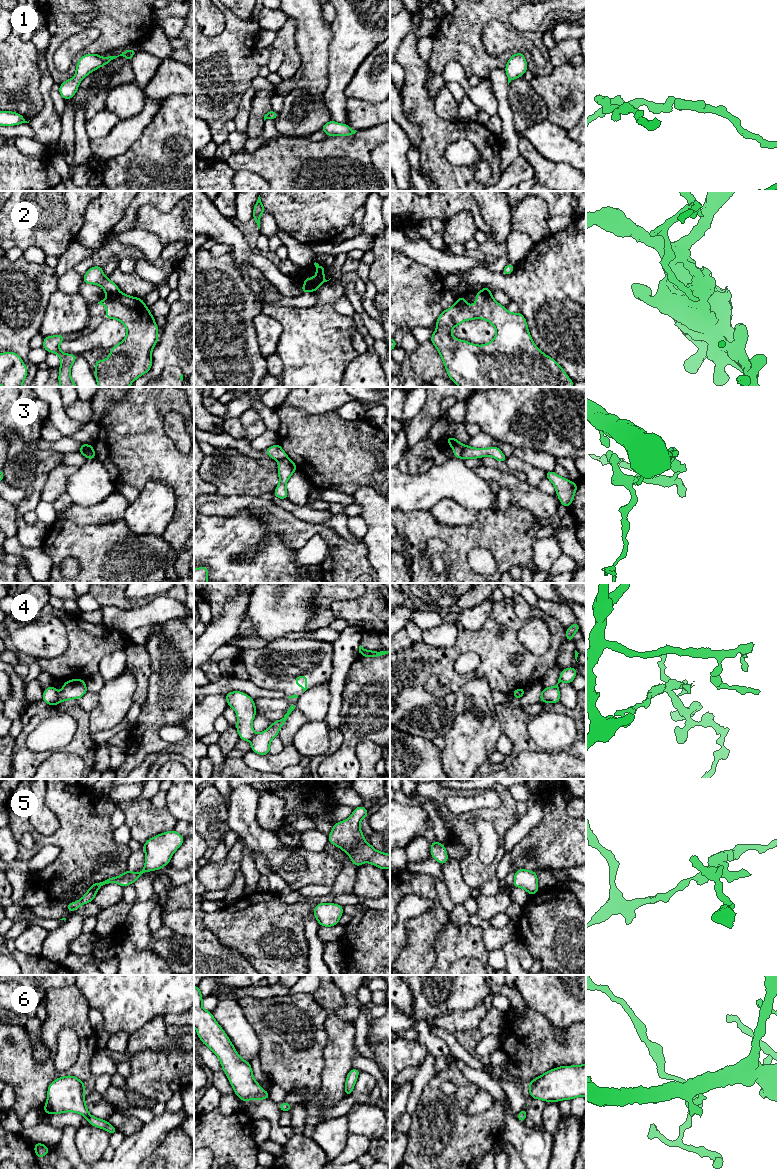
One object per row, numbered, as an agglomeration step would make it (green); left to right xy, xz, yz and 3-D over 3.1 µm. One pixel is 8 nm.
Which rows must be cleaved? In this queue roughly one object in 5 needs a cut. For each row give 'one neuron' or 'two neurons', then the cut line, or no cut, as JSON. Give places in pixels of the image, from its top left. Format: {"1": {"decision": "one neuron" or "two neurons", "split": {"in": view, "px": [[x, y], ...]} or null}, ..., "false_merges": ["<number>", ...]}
{"1": {"decision": "one neuron", "split": null}, "2": {"decision": "two neurons", "split": {"in": "xz", "px": [[305, 283], [309, 283], [314, 290]]}}, "3": {"decision": "two neurons", "split": {"in": "yz", "px": [[464, 445], [460, 457]]}}, "4": {"decision": "two neurons", "split": {"in": "xy", "px": [[57, 693], [59, 701]]}}, "5": {"decision": "one neuron", "split": null}, "6": {"decision": "one neuron", "split": null}, "false_merges": ["2", "3", "4"]}

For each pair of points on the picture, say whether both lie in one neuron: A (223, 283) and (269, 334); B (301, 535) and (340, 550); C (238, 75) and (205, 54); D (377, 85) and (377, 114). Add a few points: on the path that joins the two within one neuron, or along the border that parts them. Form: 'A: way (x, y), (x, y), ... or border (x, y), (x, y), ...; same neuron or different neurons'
A: border (261, 312), (253, 322), (258, 341); different neurons
B: way (311, 531), (323, 531), (333, 540); same neuron
C: way (229, 63), (229, 52), (226, 49), (217, 50); same neuron
D: border (354, 97), (360, 100), (379, 102); different neurons

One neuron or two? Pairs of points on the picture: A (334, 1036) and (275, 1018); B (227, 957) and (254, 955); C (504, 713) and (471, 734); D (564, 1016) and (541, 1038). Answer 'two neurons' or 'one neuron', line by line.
A: two neurons
B: two neurons
C: two neurons
D: two neurons

